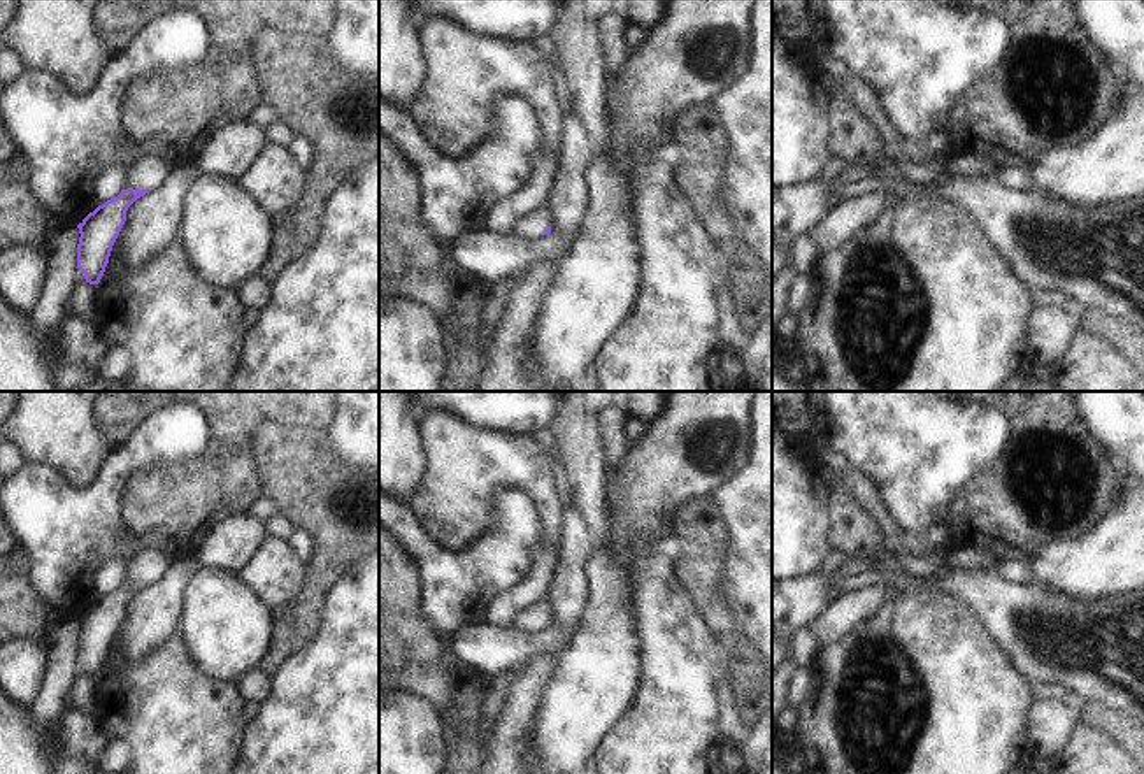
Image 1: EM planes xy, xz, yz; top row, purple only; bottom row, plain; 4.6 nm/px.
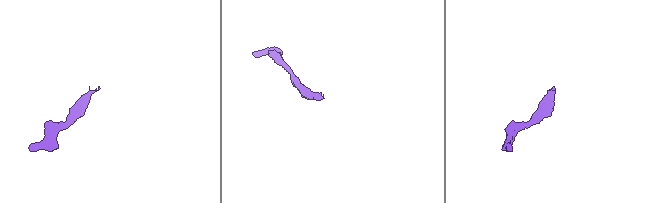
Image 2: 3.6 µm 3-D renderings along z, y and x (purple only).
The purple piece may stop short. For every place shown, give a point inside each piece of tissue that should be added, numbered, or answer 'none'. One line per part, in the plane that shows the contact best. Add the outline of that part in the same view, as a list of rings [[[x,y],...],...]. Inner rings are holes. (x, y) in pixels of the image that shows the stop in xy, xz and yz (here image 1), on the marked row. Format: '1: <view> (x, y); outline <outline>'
1: xy (144, 172); outline [[[137,158],[126,168],[125,190],[154,190],[172,170],[172,163],[161,158]]]

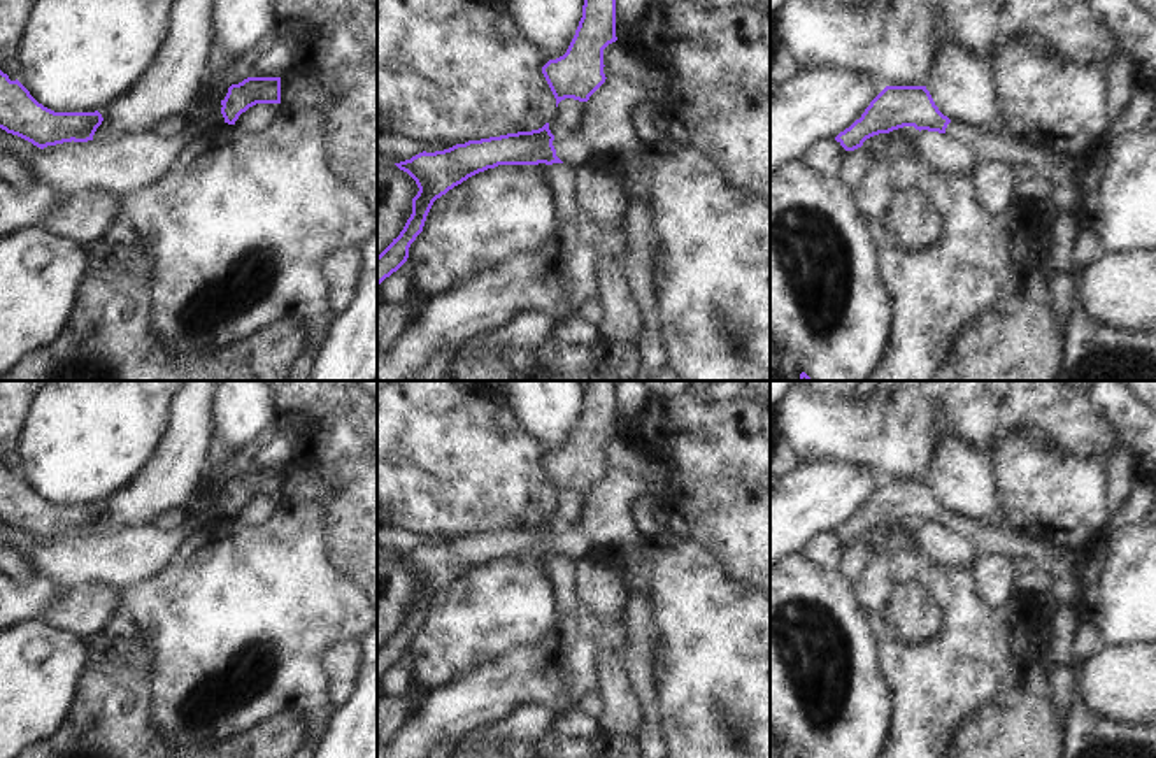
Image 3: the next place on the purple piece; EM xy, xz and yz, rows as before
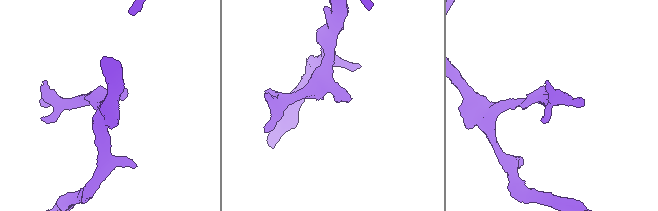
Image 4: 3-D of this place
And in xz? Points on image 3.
1: xz (560, 176); outline [[[553,163],[546,167],[558,223],[568,221],[577,211],[574,172],[575,165]]]

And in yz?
1: yz (986, 144); outline [[[949,123],[944,133],[951,142],[961,146],[979,160],[1005,163],[1028,163],[1035,175],[1040,175],[1056,186],[1075,177],[1079,161],[1051,147],[1033,147],[1016,140],[1010,133],[1002,133],[986,126],[970,123]]]

